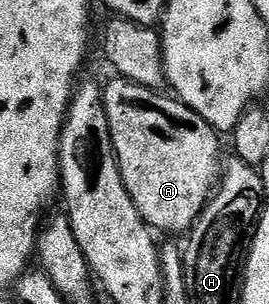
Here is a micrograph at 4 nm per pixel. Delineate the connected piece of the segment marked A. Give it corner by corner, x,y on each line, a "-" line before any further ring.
114,79
105,84
103,101
125,190
152,229
186,233
221,179
220,133
174,95

